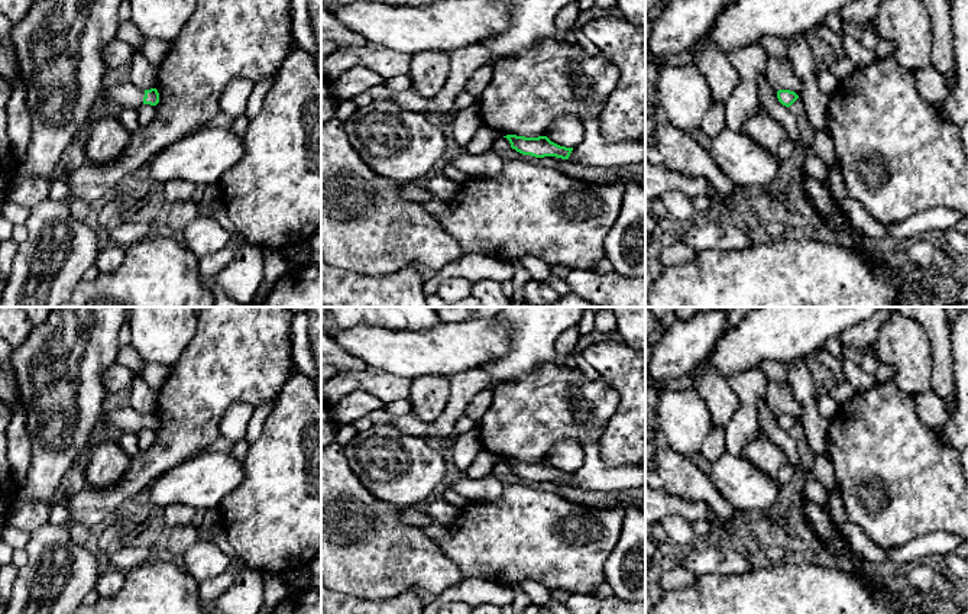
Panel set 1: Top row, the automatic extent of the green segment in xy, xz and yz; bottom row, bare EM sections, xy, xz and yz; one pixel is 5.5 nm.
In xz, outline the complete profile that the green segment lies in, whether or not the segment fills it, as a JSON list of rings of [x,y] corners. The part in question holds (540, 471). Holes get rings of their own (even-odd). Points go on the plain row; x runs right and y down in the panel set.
[[[517,459],[504,460],[509,465],[511,472],[522,479],[531,479],[535,482],[556,481],[569,484],[573,472],[560,471],[551,466],[547,460],[525,462]]]

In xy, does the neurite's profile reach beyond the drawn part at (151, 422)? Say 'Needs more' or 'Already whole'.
Needs more

